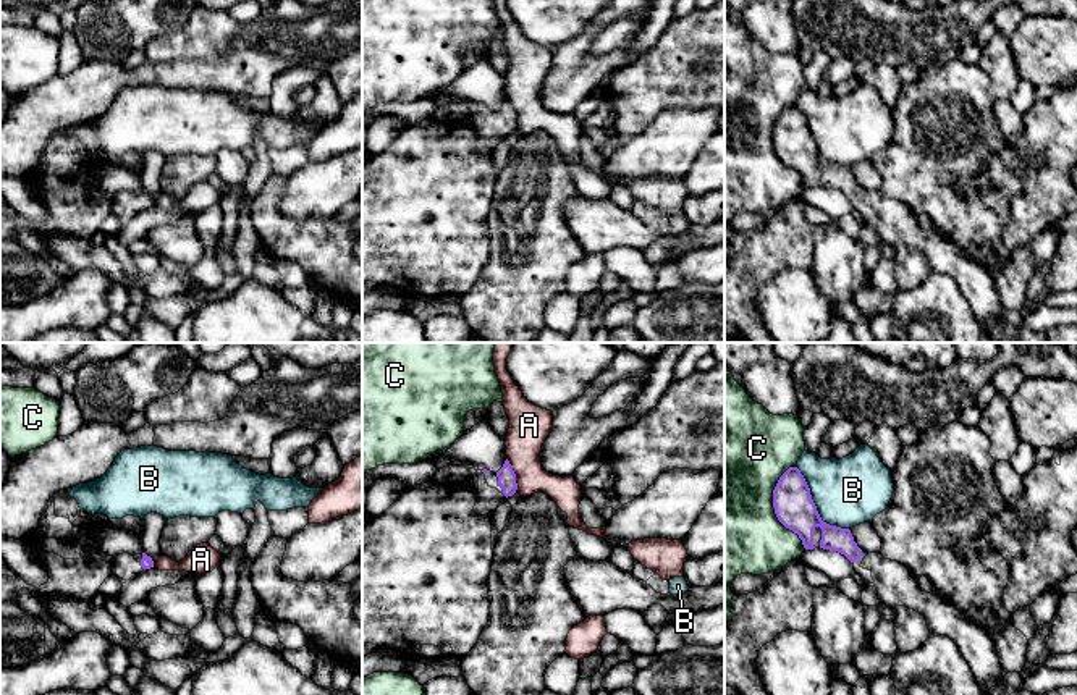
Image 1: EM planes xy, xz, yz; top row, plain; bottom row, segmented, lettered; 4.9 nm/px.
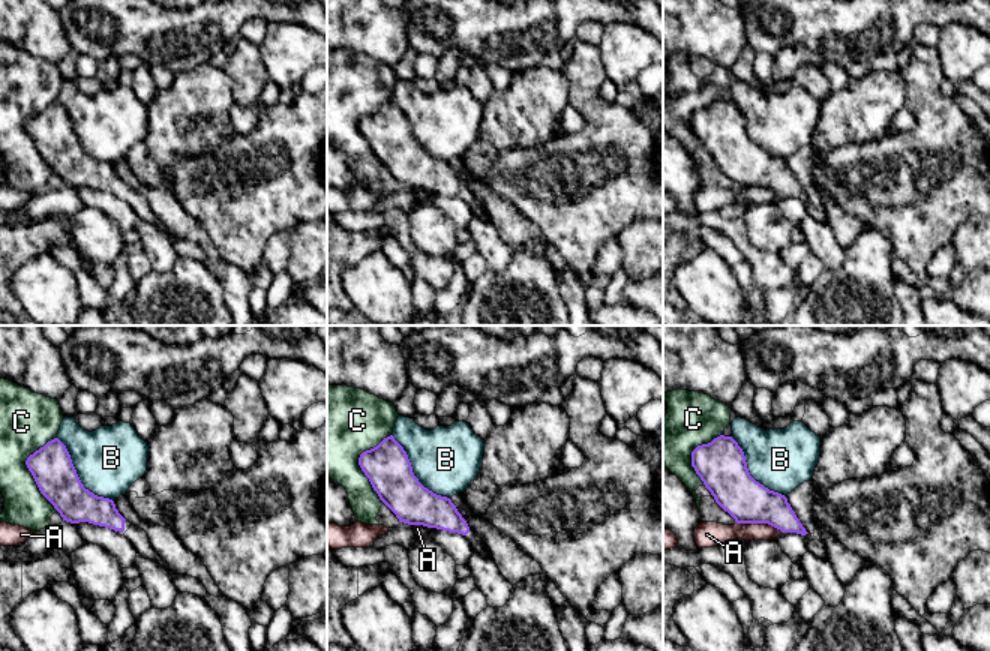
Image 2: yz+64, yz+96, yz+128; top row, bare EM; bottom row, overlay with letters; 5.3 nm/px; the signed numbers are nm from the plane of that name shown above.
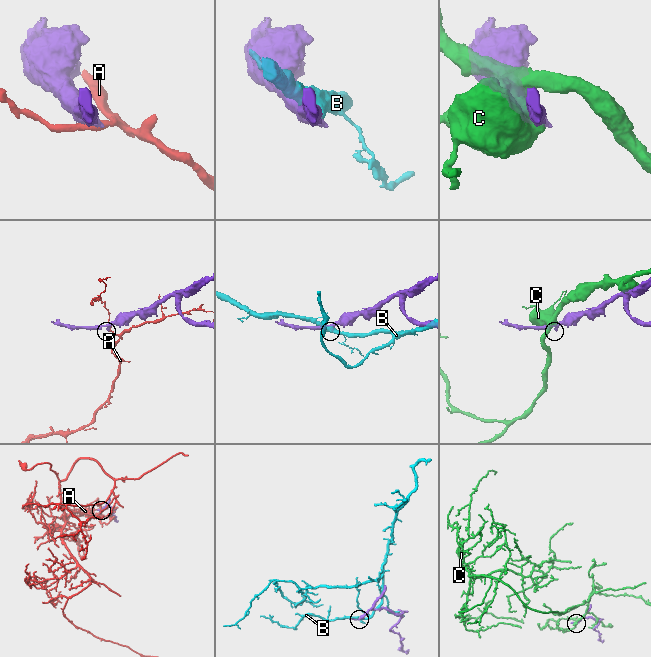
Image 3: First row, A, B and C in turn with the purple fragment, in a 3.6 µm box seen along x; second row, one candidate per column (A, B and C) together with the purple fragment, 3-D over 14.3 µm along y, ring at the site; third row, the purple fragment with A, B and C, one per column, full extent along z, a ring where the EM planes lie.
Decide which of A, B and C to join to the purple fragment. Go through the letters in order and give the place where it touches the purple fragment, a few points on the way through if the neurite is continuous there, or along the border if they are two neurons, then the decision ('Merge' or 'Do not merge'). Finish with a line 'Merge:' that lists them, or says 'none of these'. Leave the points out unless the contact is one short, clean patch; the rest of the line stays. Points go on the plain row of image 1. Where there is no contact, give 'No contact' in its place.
A: Touches purple at xz (515, 112). Boundary: xz (506, 96), (515, 112), (516, 128). Do not merge
B: Touches purple at yz (815, 144). Do not merge
C: Touches purple at yz (775, 147). Do not merge
Merge: none of these

